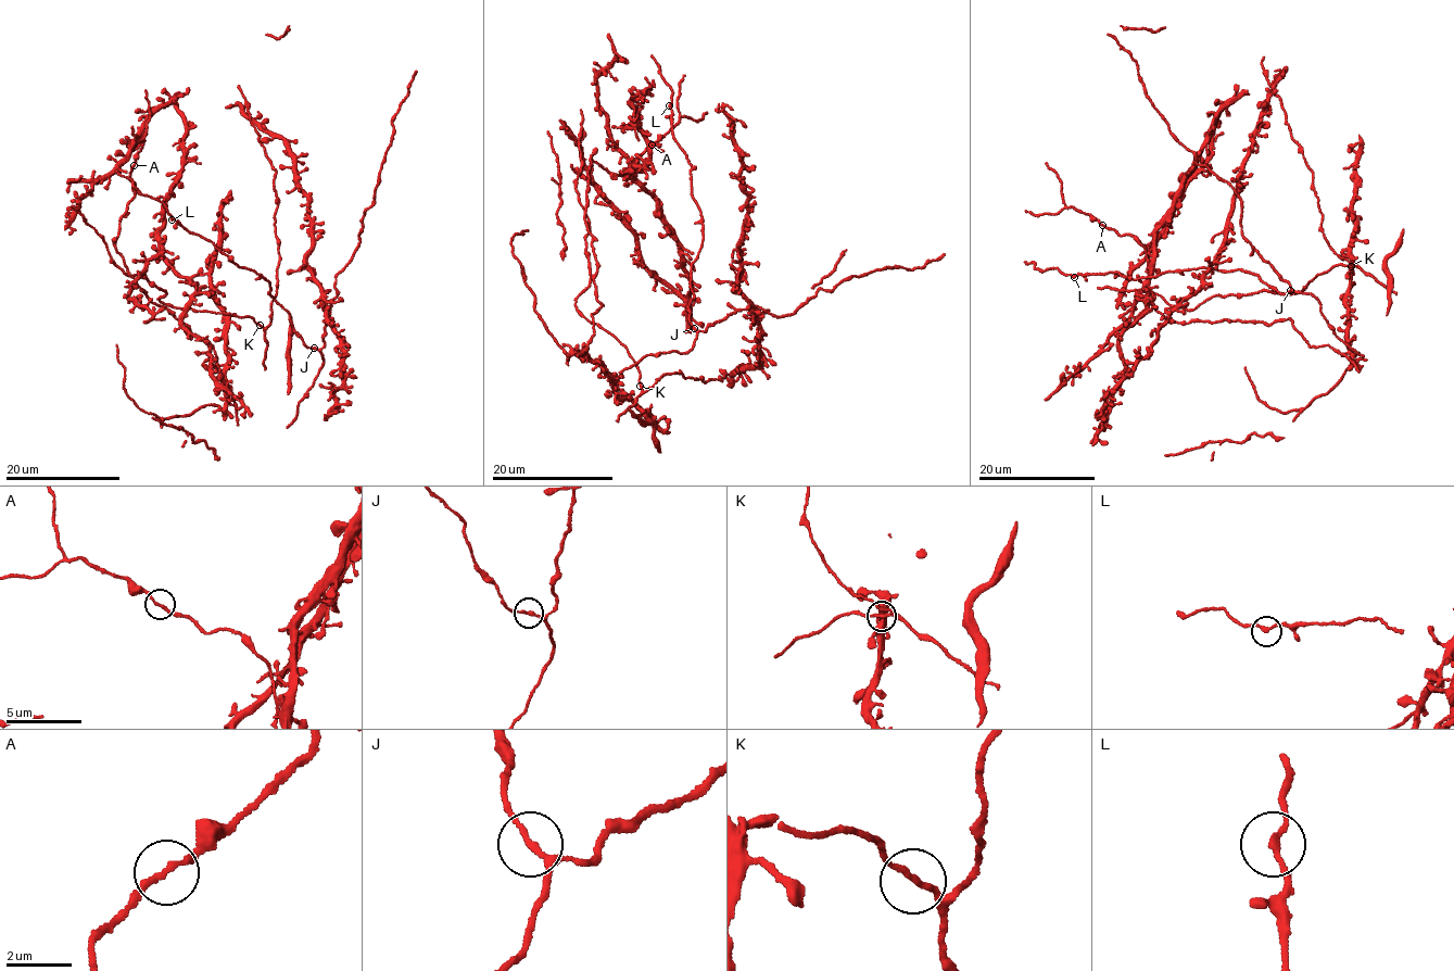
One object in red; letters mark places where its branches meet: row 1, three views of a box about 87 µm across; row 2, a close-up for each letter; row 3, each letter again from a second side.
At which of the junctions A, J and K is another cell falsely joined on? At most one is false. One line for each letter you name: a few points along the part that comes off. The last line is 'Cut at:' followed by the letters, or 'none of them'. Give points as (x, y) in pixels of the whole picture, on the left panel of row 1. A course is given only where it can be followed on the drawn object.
Cut at: none of them

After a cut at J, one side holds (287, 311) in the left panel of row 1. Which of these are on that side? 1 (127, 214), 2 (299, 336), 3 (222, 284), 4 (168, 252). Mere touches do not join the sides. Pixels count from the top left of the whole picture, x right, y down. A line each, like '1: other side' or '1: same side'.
1: other side
2: same side
3: other side
4: other side

